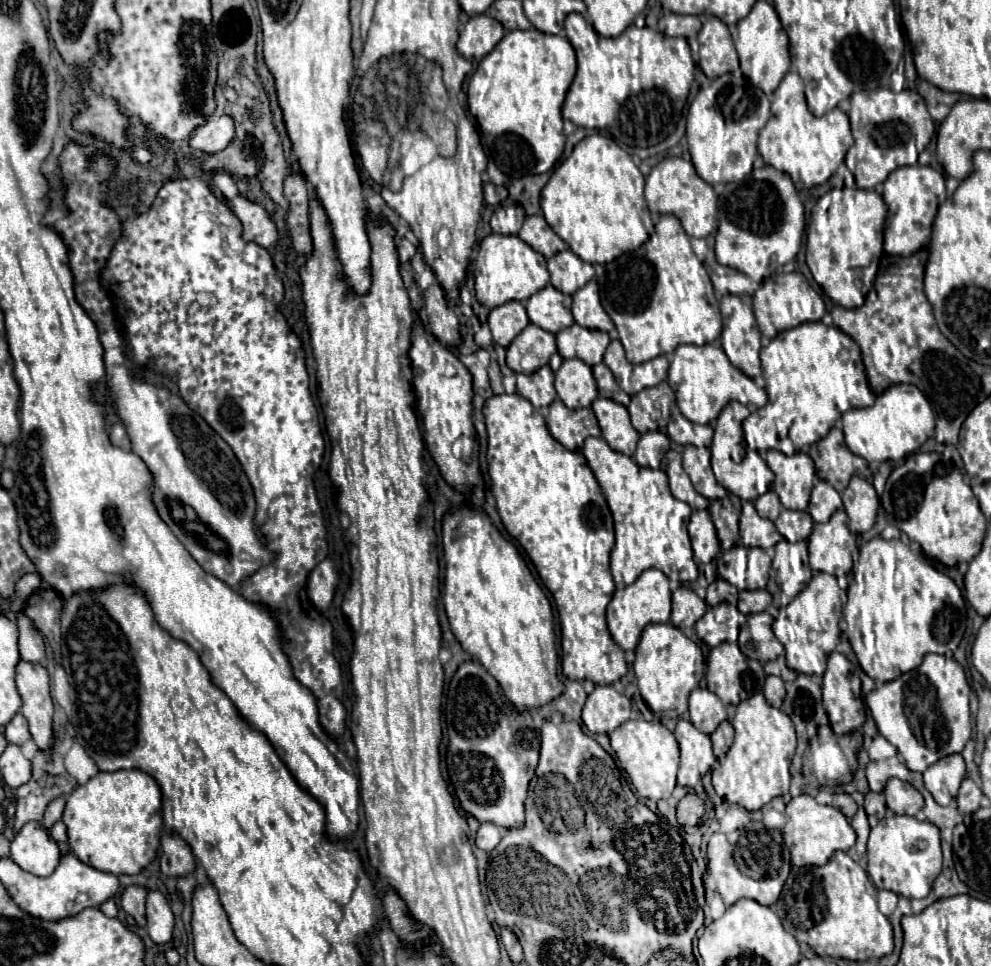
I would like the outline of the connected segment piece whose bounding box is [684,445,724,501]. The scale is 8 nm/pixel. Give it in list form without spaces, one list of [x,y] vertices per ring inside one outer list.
[[[688,445],[684,449],[684,469],[692,479],[694,489],[706,497],[708,501],[712,499],[722,499],[722,487],[716,483],[712,467],[710,467],[710,451],[706,447],[694,447]]]

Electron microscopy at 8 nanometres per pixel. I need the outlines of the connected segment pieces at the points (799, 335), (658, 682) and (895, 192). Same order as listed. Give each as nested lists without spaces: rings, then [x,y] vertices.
[[[820,321],[816,323],[802,323],[794,329],[778,333],[770,341],[768,347],[762,347],[760,351],[762,365],[762,377],[766,379],[766,393],[768,393],[768,403],[764,409],[758,409],[752,413],[744,423],[744,439],[746,445],[758,453],[766,453],[768,449],[780,449],[784,455],[794,455],[806,445],[812,445],[828,435],[836,419],[854,407],[870,407],[874,405],[874,393],[868,387],[868,379],[864,373],[864,363],[860,355],[860,347],[852,337],[844,335],[836,327],[828,327]]]
[[[650,623],[640,637],[634,671],[640,695],[654,713],[672,711],[678,717],[682,717],[688,711],[690,691],[696,689],[700,679],[704,677],[704,655],[702,649],[672,623],[664,625]]]
[[[912,165],[912,167],[900,167],[888,175],[884,181],[882,197],[888,205],[888,217],[884,227],[883,249],[888,255],[898,257],[910,257],[912,253],[928,247],[932,221],[936,217],[936,211],[940,203],[946,199],[946,185],[944,175],[938,173],[932,167]]]

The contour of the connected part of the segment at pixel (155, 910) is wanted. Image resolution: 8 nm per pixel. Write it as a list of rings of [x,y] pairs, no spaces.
[[[148,891],[146,897],[146,919],[148,919],[148,935],[154,943],[168,943],[172,939],[174,915],[170,911],[168,901],[160,891]]]

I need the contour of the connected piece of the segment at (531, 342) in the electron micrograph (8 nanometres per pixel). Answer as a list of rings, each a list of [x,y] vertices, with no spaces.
[[[528,325],[506,349],[506,363],[514,373],[522,373],[522,357],[526,353],[532,353],[540,359],[540,365],[546,365],[552,357],[552,353],[556,353],[556,343],[554,343],[554,335],[540,329],[538,325]]]

